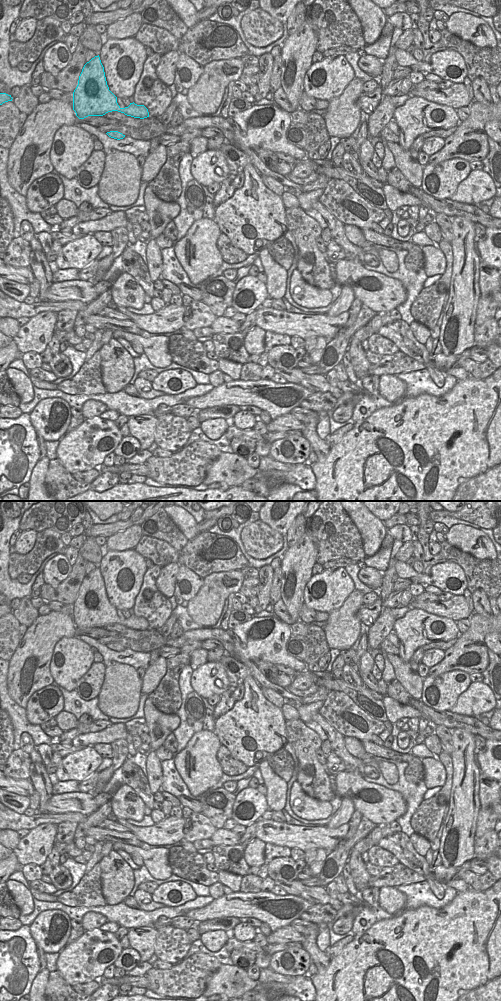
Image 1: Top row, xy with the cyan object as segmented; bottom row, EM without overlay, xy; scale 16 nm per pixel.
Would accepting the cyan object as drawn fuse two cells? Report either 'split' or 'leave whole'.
leave whole

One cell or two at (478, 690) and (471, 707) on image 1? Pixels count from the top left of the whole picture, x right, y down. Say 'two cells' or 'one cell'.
one cell

